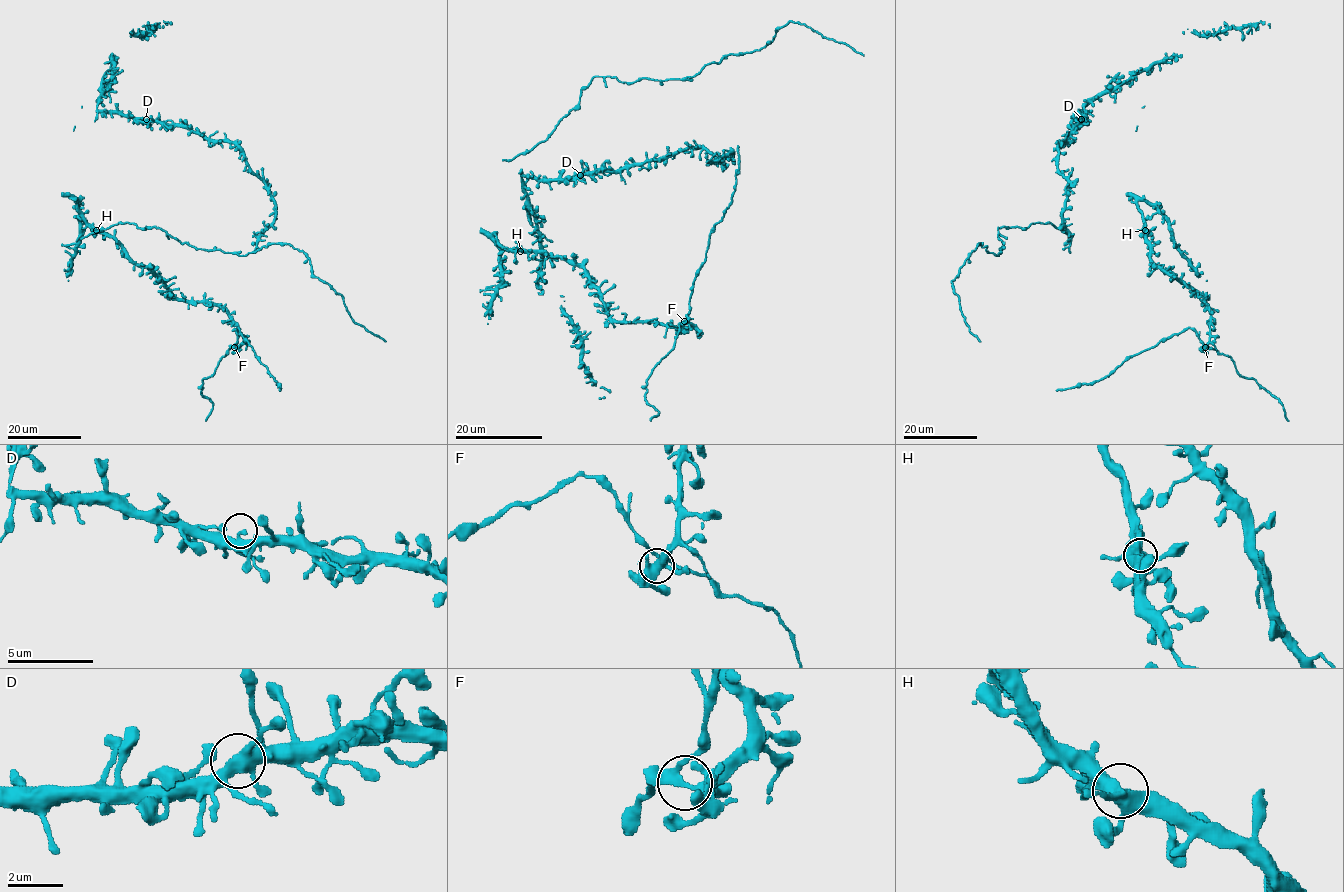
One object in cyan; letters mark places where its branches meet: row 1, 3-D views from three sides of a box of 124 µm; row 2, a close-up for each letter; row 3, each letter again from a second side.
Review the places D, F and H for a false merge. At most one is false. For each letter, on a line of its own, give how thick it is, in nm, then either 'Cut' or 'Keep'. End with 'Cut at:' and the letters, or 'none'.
D: Thickness 280 nm. Keep
F: Thickness 280 nm. Cut
H: Thickness 460 nm. Keep
Cut at: F

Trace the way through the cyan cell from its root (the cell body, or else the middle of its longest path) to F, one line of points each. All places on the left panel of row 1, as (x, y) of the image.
F: (91, 230), (109, 234), (134, 262), (146, 266), (173, 297), (219, 304), (243, 339), (235, 347)

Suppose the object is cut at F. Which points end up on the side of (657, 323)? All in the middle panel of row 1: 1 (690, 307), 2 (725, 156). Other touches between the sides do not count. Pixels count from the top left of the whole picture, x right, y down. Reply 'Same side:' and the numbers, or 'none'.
Same side: 2

